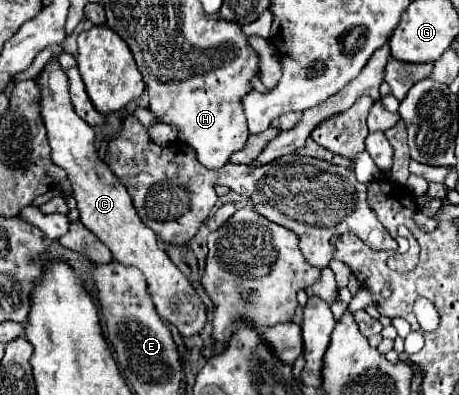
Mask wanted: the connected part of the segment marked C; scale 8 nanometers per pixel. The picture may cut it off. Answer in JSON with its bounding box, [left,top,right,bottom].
[36,58,206,338]

